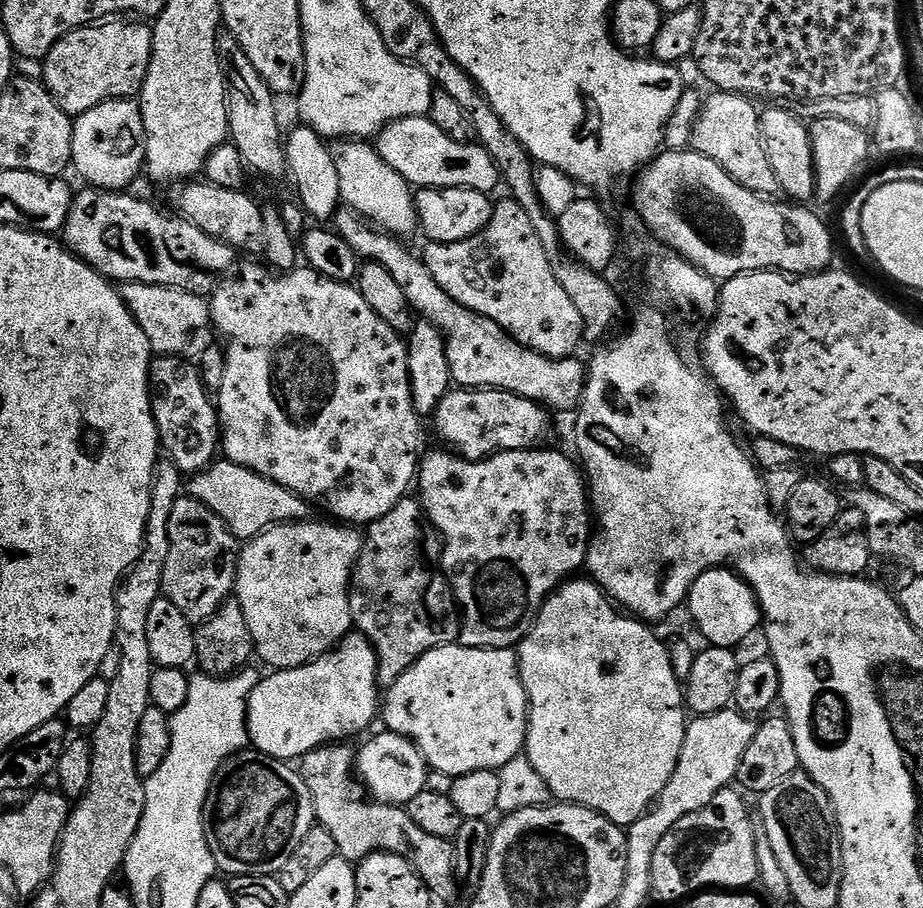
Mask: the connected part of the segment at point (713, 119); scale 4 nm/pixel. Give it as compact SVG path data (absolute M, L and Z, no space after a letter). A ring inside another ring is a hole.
M713 91L705 99L704 109L694 128L691 151L702 154L706 158L714 158L734 182L746 186L746 190L757 192L759 196L768 198L777 191L774 166L770 166L770 158L766 154L766 146L762 138L760 125L761 109L755 108L753 101L738 92Z

